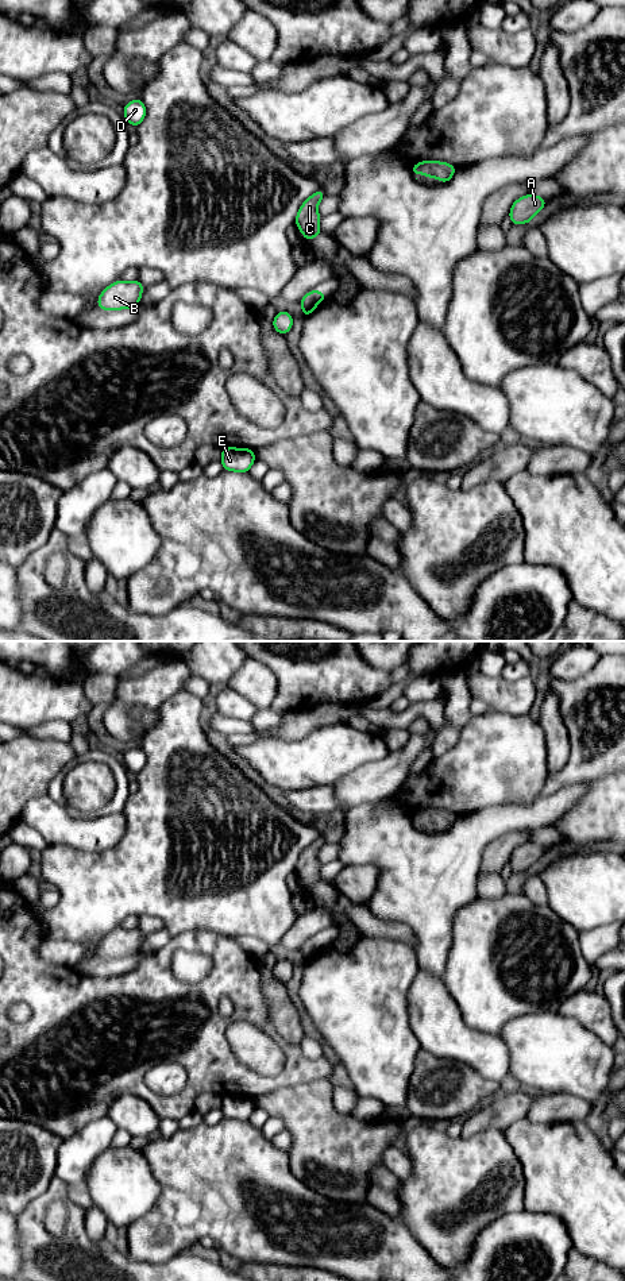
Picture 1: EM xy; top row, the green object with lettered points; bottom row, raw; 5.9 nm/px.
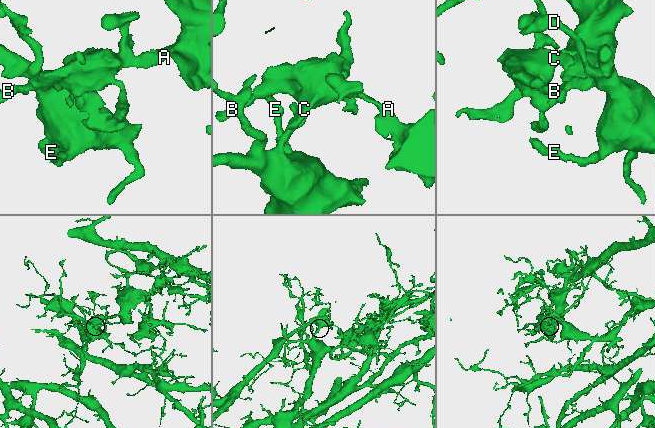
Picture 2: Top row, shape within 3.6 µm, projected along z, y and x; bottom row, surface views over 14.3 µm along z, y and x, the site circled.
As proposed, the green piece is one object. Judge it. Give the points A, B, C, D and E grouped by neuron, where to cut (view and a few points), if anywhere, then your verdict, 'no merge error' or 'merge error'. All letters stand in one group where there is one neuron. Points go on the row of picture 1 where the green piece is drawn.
A B C / D E | xy (316, 303), (303, 309) | merge error

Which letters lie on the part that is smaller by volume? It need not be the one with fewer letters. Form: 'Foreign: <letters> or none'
Foreign: A, B, C

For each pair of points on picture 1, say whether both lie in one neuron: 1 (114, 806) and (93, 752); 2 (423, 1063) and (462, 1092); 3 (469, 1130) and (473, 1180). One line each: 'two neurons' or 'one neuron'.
1: one neuron
2: one neuron
3: two neurons

